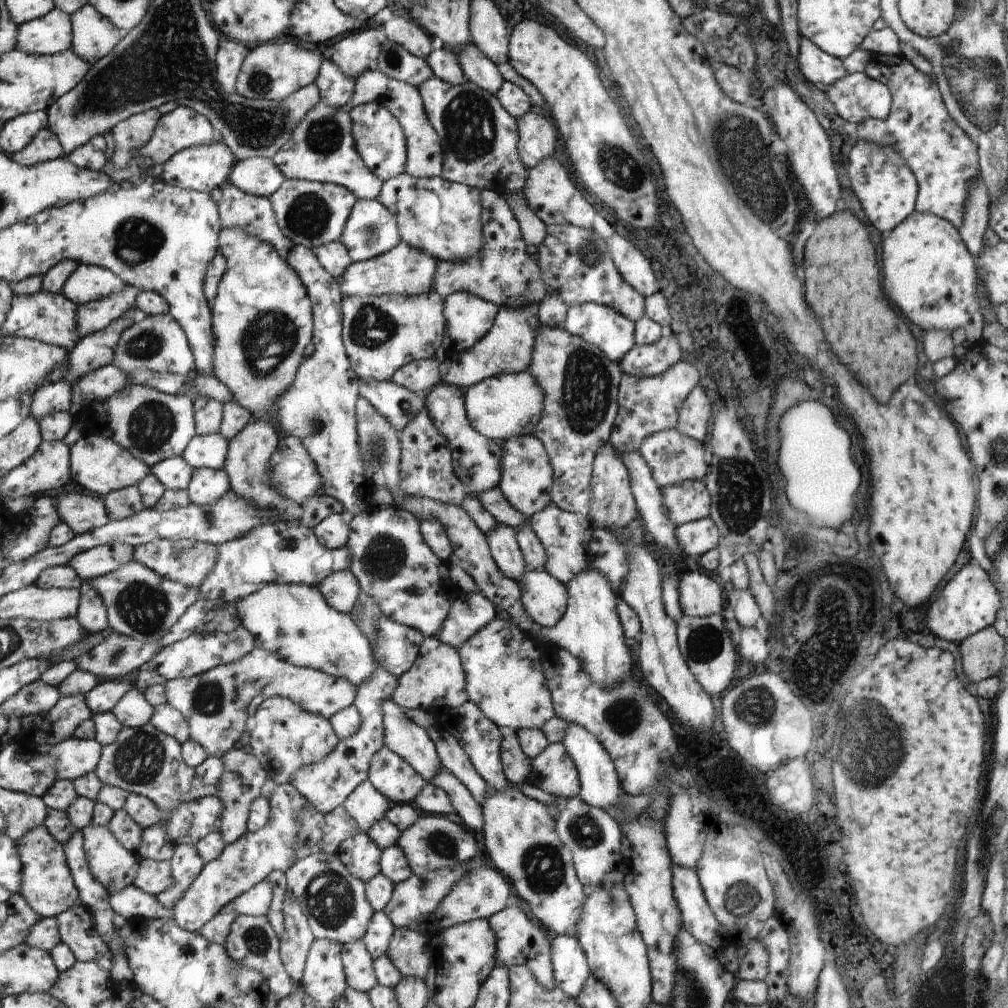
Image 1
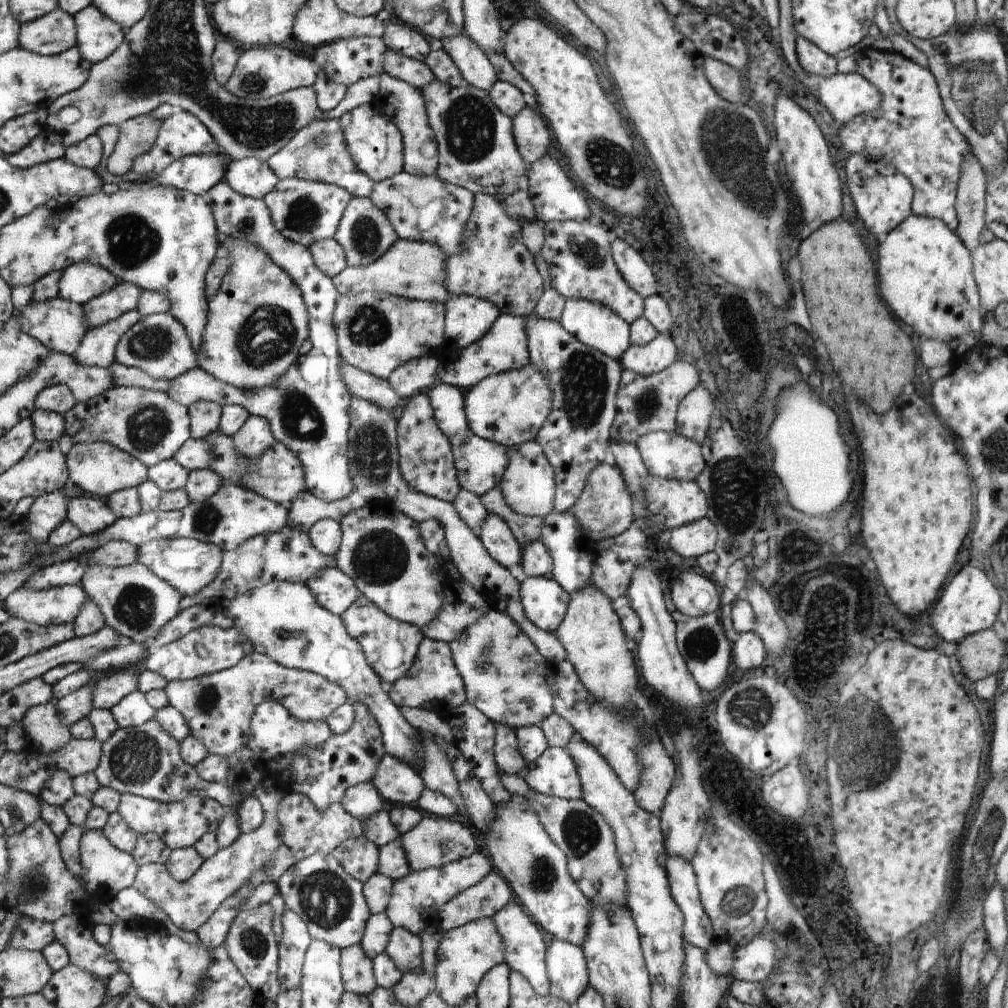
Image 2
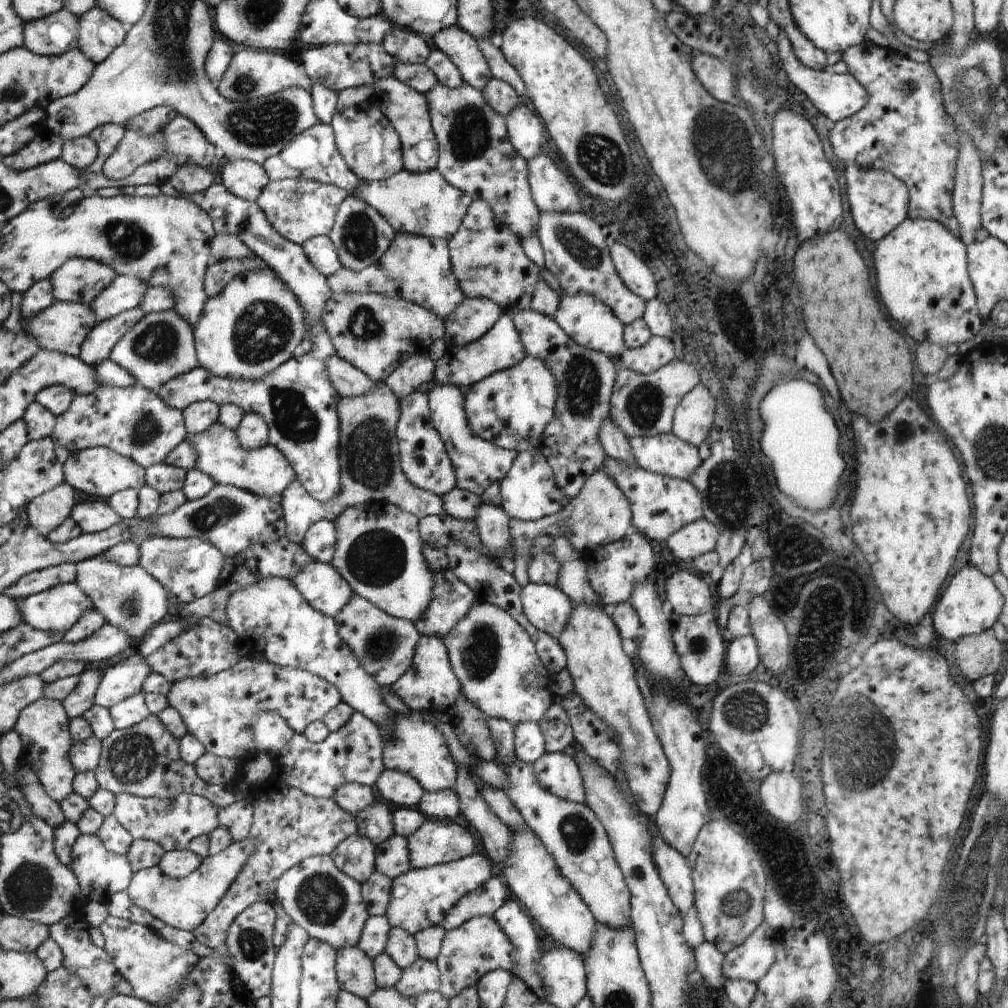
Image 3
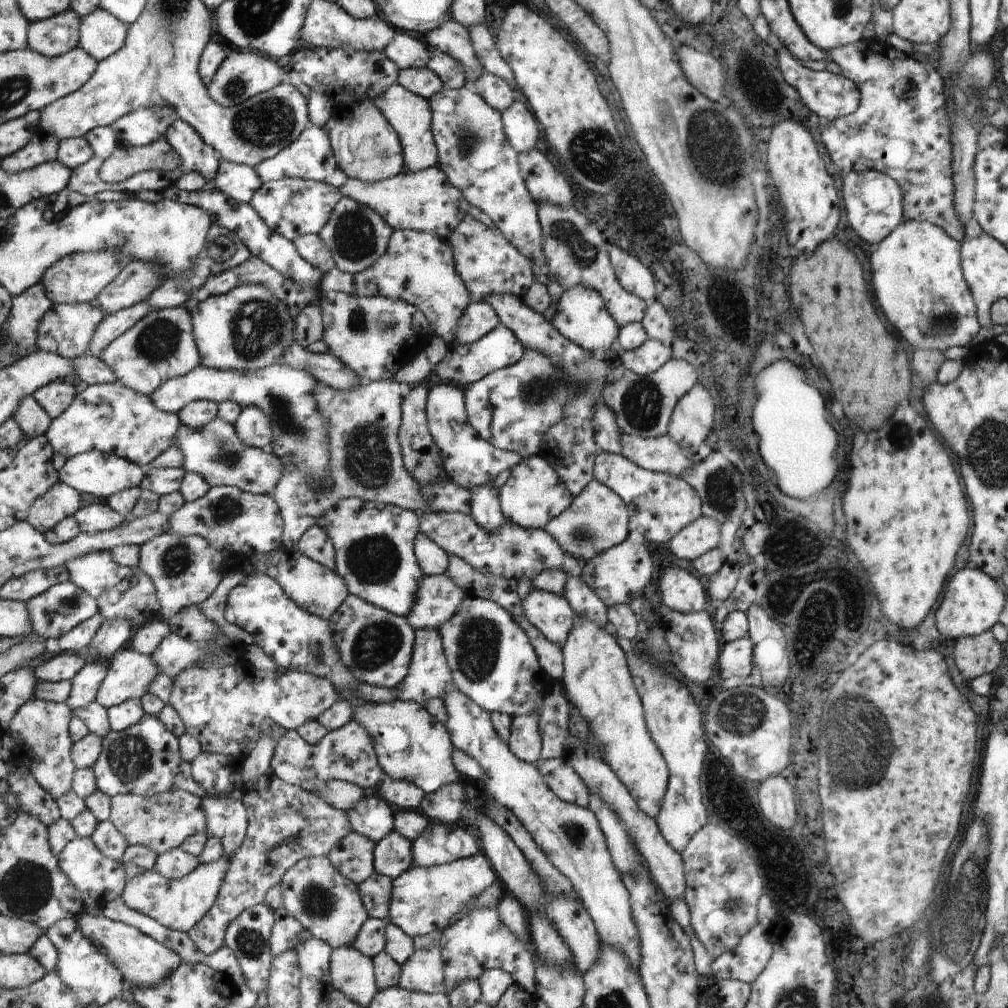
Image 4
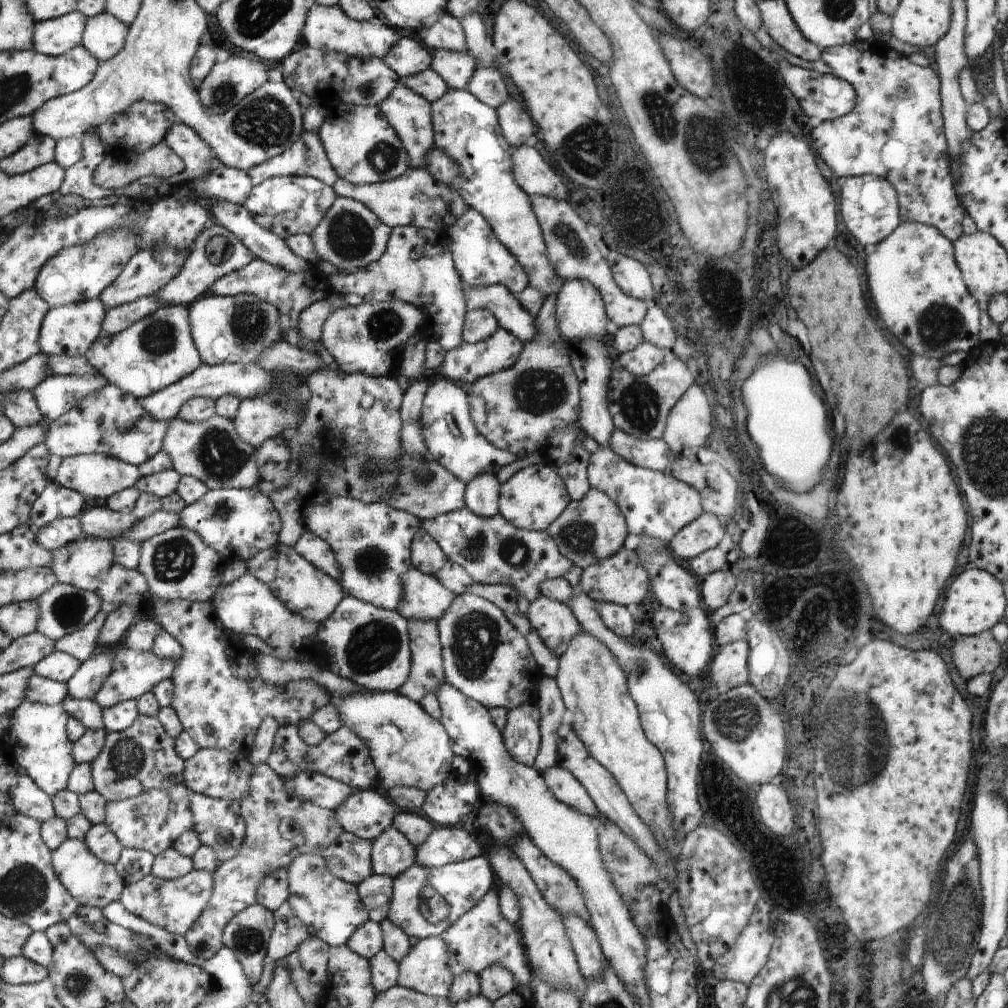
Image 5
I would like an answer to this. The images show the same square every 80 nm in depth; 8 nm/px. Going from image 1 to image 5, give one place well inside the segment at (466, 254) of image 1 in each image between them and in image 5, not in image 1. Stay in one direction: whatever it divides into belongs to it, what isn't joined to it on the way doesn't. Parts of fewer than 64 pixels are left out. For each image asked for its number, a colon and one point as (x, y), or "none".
2: (421, 208)
3: (425, 204)
4: (424, 200)
5: (416, 199)

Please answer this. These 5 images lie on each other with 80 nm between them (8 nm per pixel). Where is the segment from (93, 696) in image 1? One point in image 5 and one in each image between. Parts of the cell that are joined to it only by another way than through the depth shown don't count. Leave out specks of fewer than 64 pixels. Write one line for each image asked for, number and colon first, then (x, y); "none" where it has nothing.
2: (109, 691)
3: (124, 678)
4: (130, 673)
5: (135, 673)

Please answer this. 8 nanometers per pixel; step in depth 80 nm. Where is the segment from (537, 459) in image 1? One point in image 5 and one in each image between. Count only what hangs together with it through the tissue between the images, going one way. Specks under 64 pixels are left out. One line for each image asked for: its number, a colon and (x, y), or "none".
2: (528, 487)
3: (528, 493)
4: (532, 495)
5: (531, 499)

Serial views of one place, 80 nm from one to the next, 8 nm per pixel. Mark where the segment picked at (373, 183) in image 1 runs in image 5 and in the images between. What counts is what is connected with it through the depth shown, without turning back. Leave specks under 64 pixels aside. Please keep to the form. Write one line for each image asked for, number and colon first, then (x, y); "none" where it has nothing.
2: (318, 152)
3: (313, 155)
4: (310, 157)
5: (306, 158)

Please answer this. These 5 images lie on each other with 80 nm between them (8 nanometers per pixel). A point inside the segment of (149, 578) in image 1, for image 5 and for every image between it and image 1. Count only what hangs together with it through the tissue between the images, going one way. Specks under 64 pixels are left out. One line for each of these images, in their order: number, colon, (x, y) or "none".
2: (137, 604)
3: (131, 599)
4: (121, 592)
5: (89, 563)

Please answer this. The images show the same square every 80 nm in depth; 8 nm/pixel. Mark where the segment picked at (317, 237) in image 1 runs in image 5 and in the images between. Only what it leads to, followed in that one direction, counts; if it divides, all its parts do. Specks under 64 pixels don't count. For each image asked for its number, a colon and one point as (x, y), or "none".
2: (305, 211)
3: (299, 209)
4: (291, 207)
5: (288, 205)

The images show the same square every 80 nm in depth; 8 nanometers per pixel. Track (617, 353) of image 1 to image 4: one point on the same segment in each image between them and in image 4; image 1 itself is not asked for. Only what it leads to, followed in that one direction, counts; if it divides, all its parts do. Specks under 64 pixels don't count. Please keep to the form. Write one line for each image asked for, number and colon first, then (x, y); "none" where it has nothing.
2: (599, 326)
3: (584, 317)
4: (582, 317)

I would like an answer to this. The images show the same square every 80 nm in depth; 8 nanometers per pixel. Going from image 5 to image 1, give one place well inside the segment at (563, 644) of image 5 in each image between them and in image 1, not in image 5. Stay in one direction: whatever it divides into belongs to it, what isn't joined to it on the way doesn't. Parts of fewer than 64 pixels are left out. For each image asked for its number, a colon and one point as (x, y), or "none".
1: (545, 599)
2: (545, 602)
3: (547, 608)
4: (551, 613)

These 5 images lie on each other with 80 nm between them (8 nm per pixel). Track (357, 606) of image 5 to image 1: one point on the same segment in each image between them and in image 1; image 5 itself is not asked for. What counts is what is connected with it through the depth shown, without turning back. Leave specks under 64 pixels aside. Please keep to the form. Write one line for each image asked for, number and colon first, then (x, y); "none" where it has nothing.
1: (395, 646)
2: (390, 646)
3: (384, 645)
4: (377, 646)

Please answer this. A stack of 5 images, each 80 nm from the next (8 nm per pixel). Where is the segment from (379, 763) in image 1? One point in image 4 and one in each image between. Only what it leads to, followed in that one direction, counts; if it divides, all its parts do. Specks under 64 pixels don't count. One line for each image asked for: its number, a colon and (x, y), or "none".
2: (399, 784)
3: (398, 790)
4: (404, 795)

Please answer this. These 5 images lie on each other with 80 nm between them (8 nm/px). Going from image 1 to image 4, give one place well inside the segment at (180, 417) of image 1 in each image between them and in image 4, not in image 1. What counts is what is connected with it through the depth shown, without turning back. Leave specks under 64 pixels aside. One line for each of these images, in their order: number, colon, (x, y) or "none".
2: (148, 424)
3: (134, 422)
4: (111, 418)

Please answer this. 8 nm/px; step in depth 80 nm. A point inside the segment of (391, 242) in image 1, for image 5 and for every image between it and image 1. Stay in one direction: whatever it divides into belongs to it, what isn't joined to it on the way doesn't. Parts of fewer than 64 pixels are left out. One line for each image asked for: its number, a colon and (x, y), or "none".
2: (367, 233)
3: (361, 235)
4: (357, 237)
5: (350, 236)

